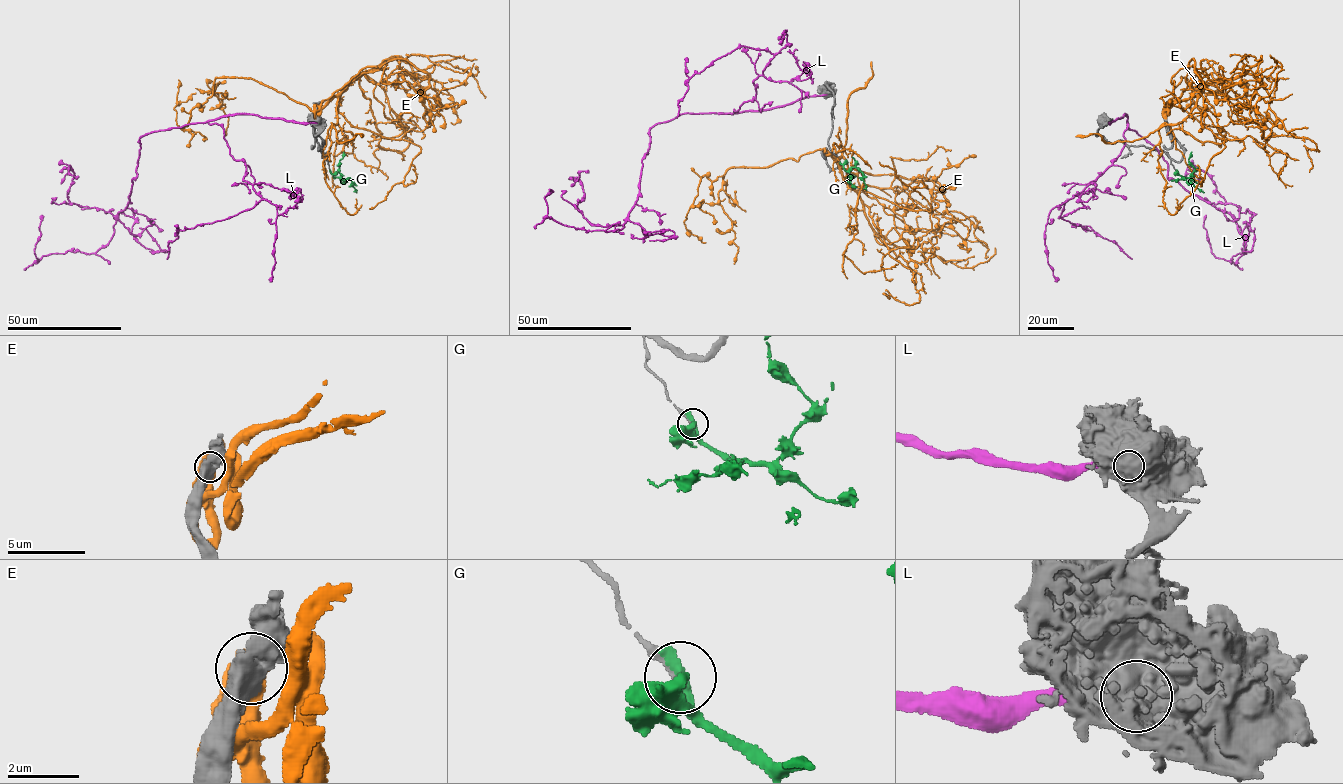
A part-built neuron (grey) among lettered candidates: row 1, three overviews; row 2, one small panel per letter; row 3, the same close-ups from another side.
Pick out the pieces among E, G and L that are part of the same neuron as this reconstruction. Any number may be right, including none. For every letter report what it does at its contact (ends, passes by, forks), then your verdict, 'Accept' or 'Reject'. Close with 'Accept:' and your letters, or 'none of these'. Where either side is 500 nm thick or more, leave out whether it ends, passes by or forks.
E: Reject
G: It ends there. Reject
L: Reject
Accept: none of these

